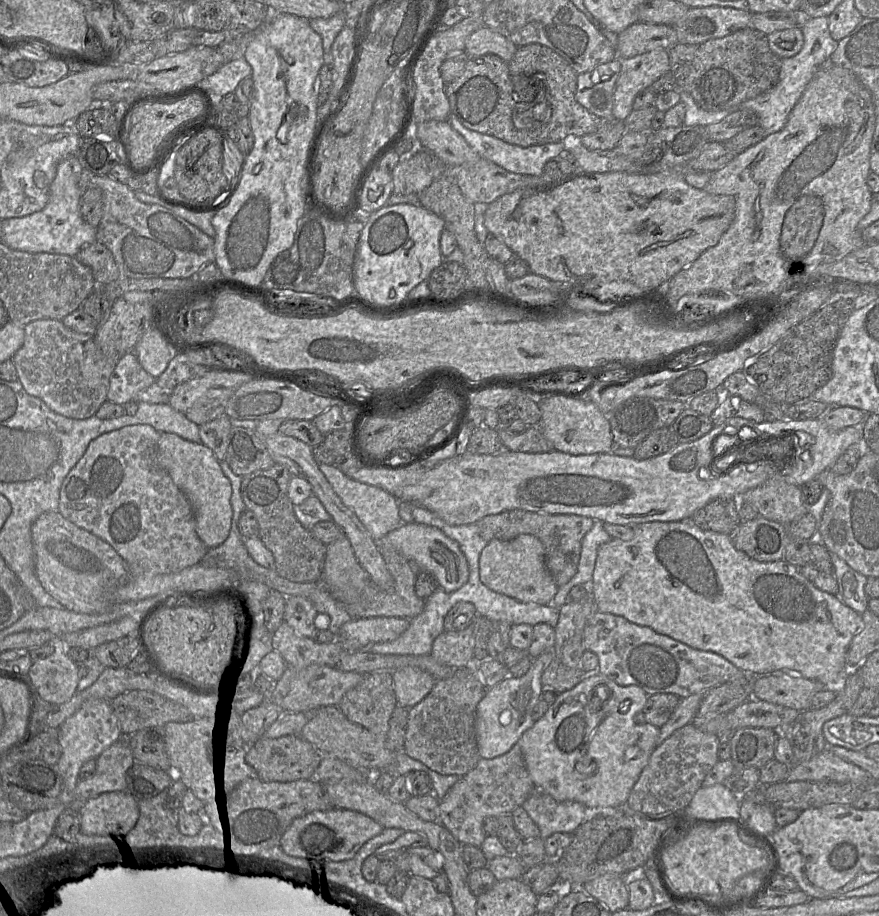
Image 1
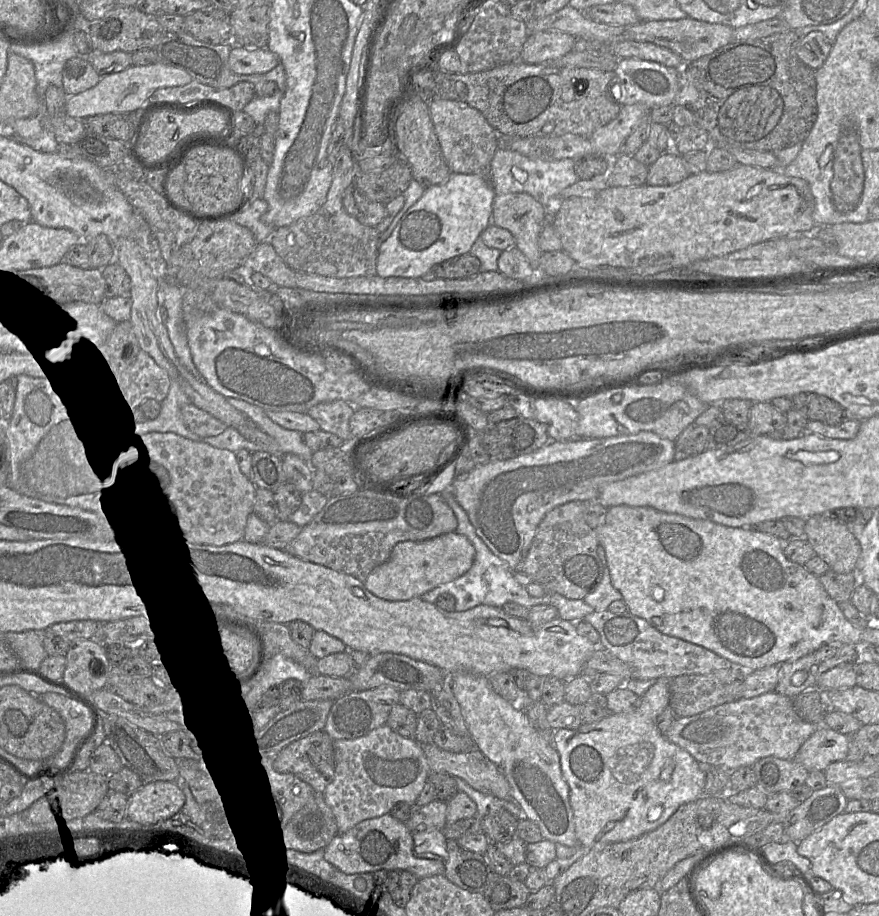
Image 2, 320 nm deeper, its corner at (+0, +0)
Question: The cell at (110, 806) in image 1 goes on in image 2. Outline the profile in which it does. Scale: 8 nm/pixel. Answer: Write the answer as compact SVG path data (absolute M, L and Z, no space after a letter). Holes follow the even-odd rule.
M175 781L144 783L128 795L126 817L139 824L155 824L176 814L185 803L183 790Z

